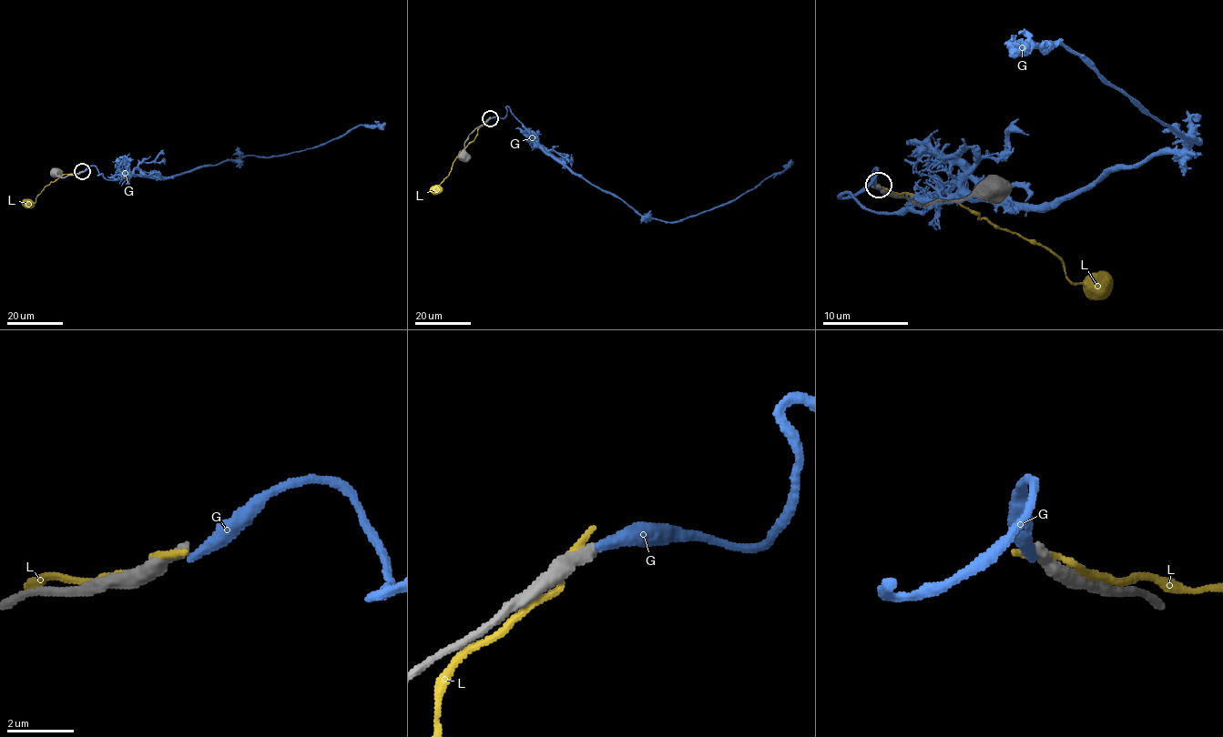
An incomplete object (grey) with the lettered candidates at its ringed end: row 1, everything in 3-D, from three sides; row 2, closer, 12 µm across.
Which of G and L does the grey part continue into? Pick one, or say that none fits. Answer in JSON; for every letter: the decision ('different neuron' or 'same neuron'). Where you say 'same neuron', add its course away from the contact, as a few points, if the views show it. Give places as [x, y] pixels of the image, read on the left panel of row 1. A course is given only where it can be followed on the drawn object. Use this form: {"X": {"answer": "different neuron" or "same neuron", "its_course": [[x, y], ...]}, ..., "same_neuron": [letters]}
{"G": {"answer": "different neuron"}, "L": {"answer": "different neuron"}, "same_neuron": []}

